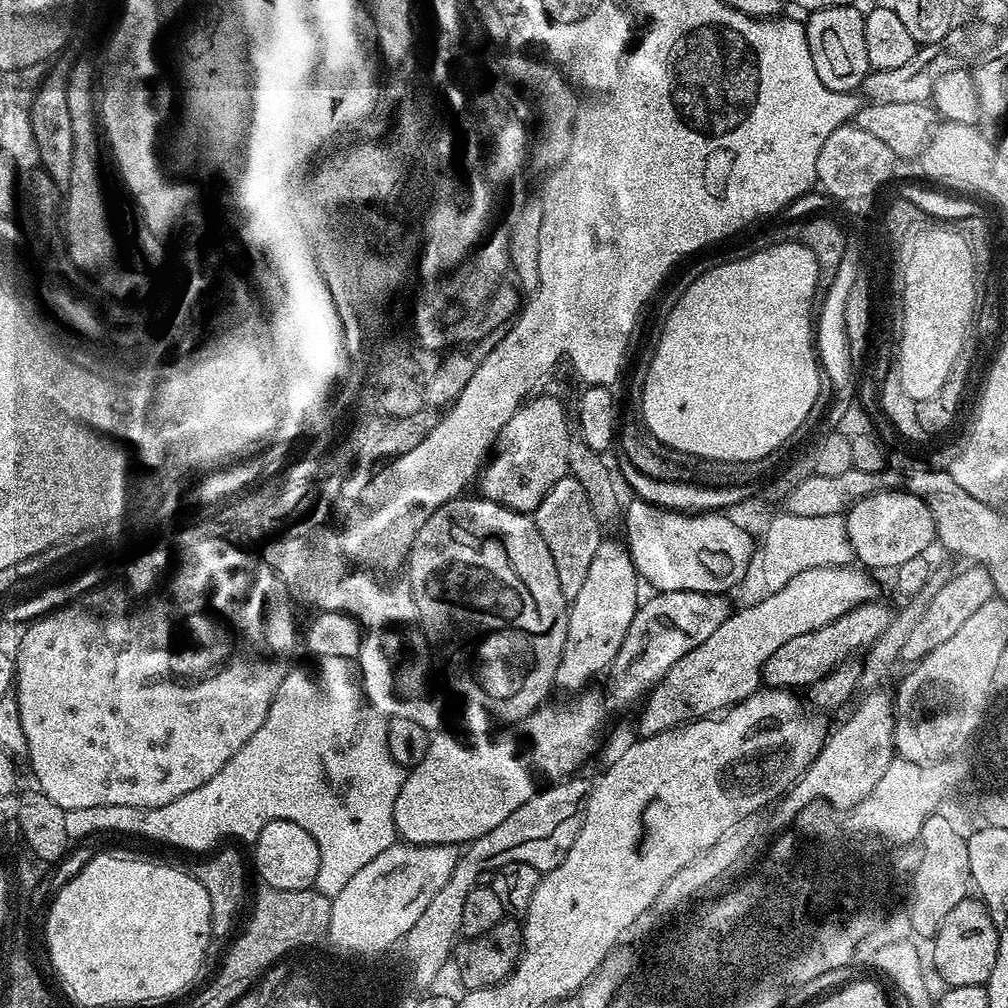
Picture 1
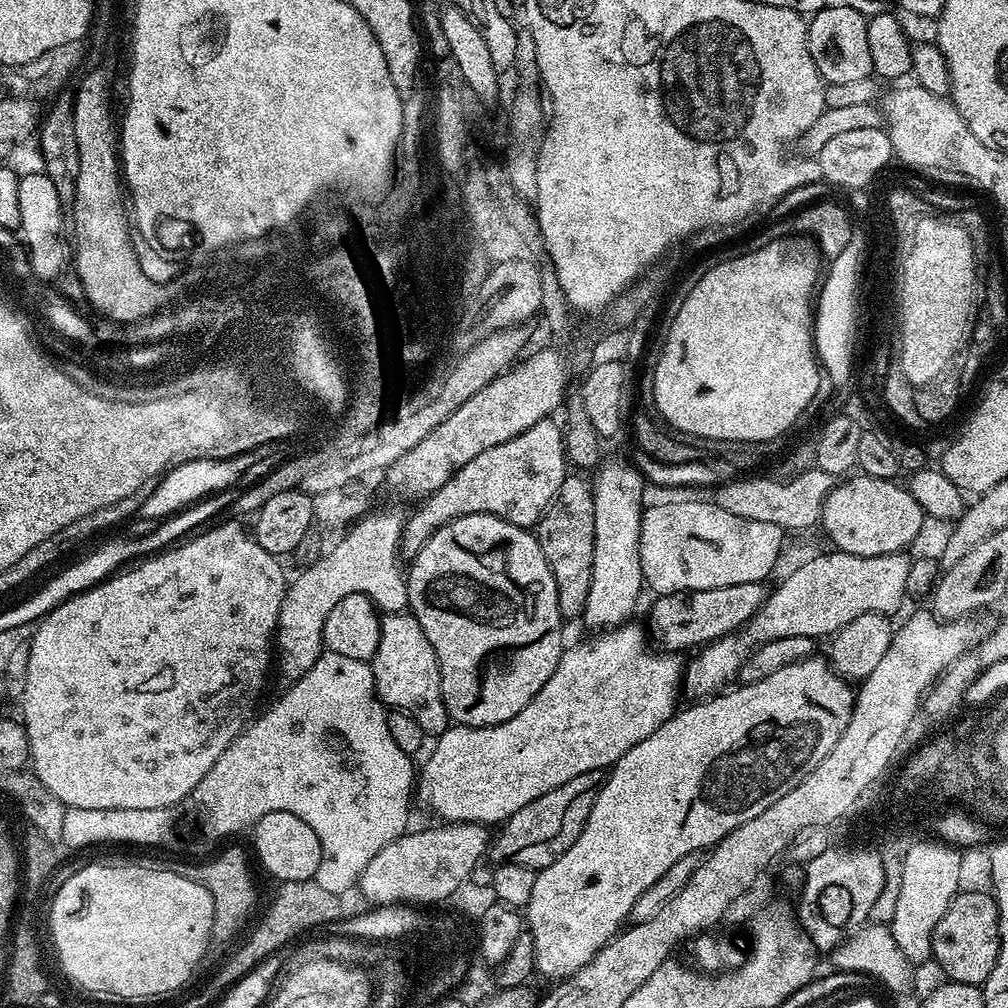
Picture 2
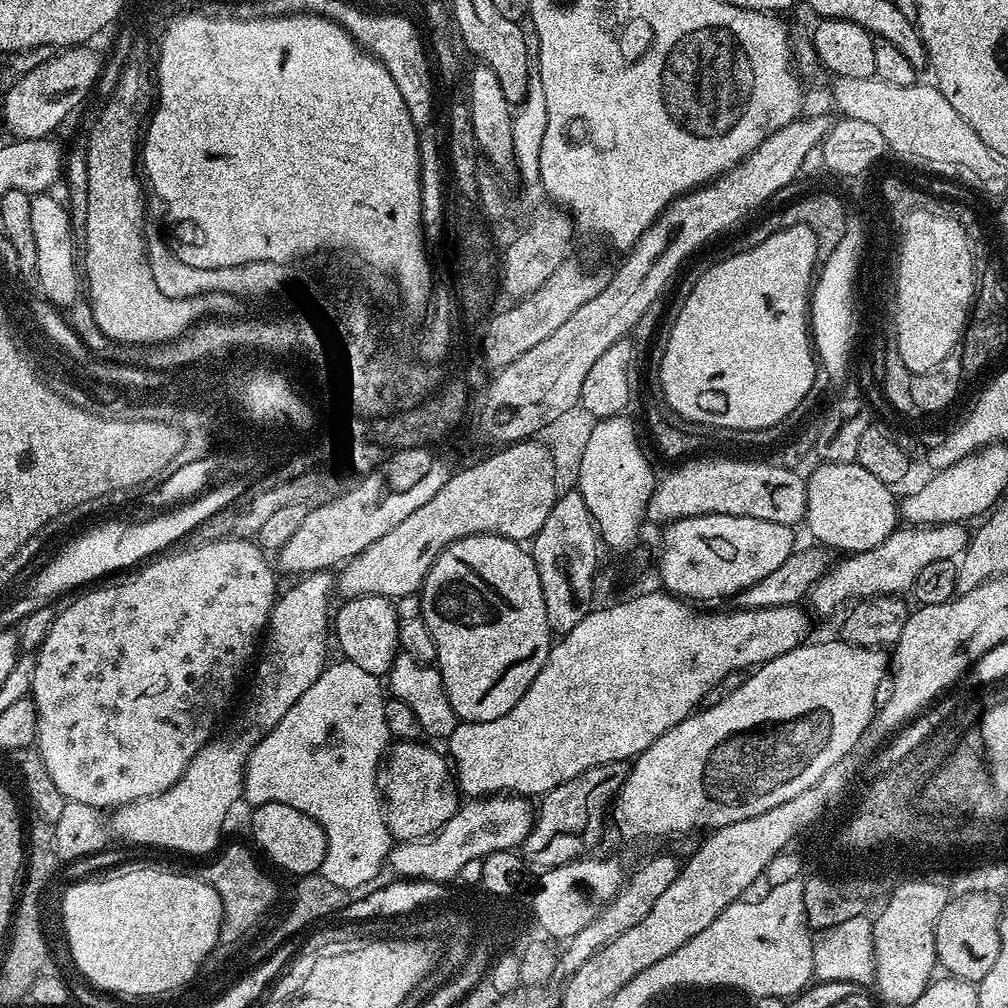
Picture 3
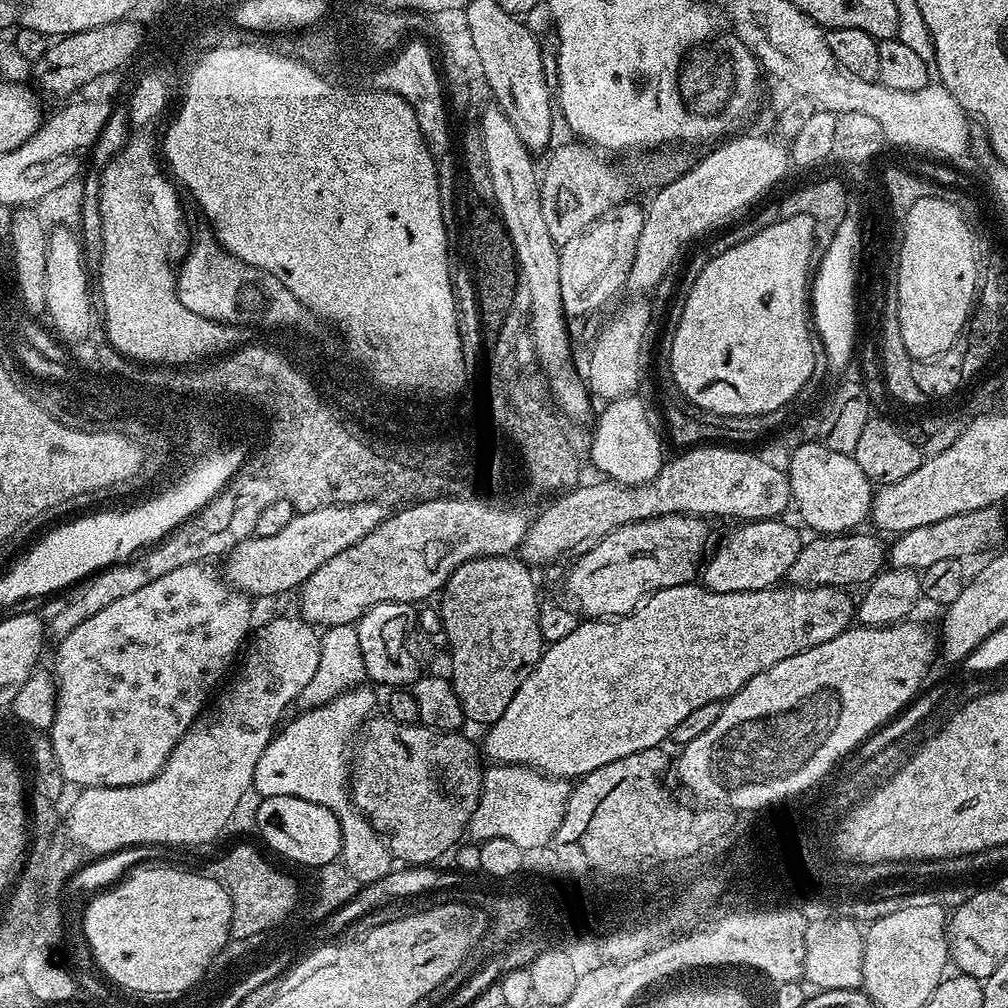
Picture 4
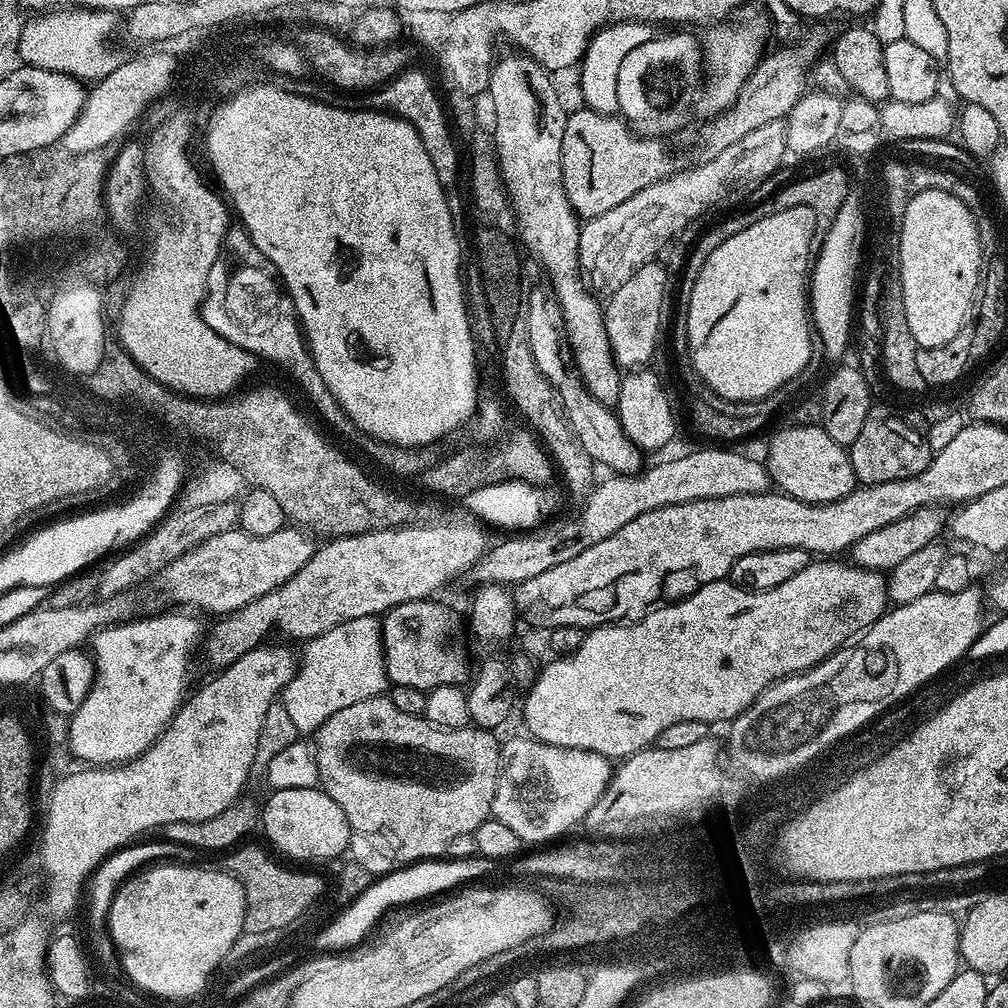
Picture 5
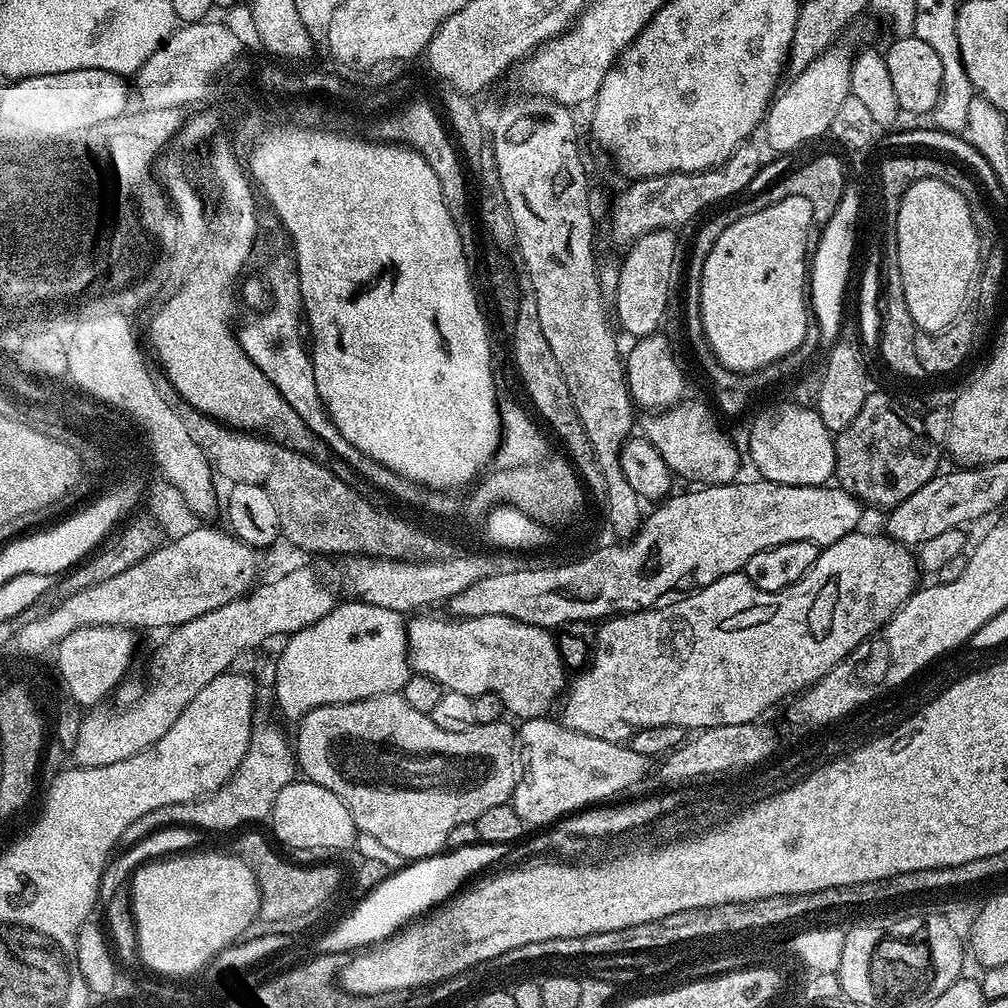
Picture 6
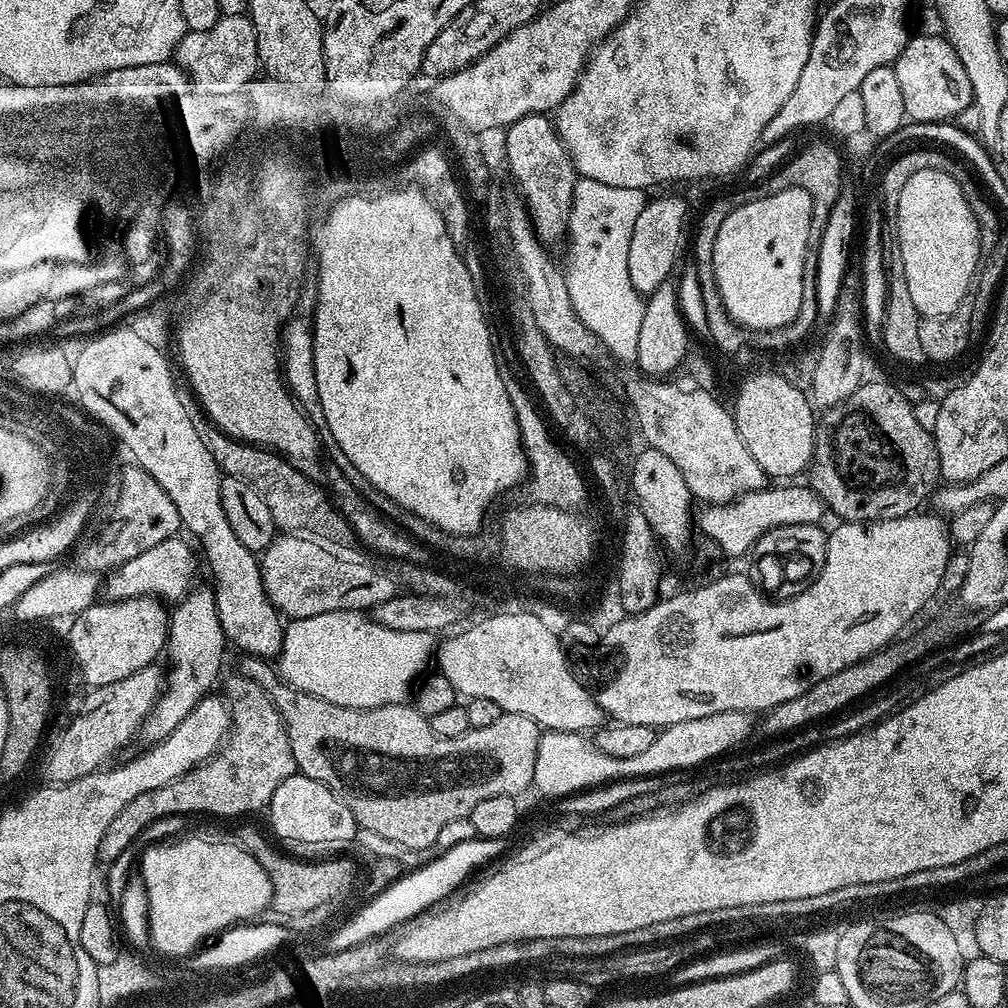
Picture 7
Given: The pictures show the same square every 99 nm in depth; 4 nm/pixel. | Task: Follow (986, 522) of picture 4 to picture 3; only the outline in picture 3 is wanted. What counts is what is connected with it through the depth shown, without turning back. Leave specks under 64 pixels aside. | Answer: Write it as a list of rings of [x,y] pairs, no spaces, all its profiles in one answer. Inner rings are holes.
[[[963,523],[934,524],[931,526],[900,526],[891,532],[886,542],[878,542],[865,552],[853,552],[833,563],[822,579],[812,587],[811,611],[820,616],[828,616],[835,610],[836,604],[865,599],[869,596],[895,596],[911,589],[918,574],[930,562],[956,560],[967,547],[970,539],[969,529]]]

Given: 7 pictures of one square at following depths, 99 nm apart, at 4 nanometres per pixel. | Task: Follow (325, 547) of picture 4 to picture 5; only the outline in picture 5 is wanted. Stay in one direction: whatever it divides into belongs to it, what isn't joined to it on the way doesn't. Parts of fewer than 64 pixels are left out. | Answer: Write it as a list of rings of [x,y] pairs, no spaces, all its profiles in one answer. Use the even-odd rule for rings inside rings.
[[[296,526],[282,527],[269,536],[251,536],[239,527],[234,527],[222,534],[214,534],[214,538],[206,538],[206,542],[194,546],[194,550],[170,562],[155,577],[154,584],[160,587],[162,595],[176,603],[173,605],[199,610],[201,613],[213,612],[213,617],[219,618],[227,613],[237,612],[242,606],[262,598],[262,594],[270,594],[270,590],[282,586],[282,582],[298,574],[298,570],[302,570],[302,566],[310,562],[317,547],[317,541],[307,531]]]

